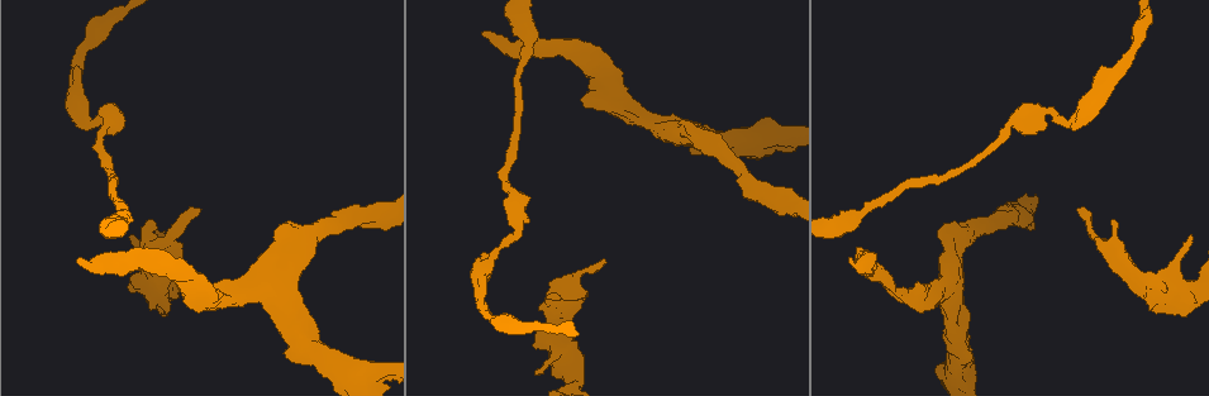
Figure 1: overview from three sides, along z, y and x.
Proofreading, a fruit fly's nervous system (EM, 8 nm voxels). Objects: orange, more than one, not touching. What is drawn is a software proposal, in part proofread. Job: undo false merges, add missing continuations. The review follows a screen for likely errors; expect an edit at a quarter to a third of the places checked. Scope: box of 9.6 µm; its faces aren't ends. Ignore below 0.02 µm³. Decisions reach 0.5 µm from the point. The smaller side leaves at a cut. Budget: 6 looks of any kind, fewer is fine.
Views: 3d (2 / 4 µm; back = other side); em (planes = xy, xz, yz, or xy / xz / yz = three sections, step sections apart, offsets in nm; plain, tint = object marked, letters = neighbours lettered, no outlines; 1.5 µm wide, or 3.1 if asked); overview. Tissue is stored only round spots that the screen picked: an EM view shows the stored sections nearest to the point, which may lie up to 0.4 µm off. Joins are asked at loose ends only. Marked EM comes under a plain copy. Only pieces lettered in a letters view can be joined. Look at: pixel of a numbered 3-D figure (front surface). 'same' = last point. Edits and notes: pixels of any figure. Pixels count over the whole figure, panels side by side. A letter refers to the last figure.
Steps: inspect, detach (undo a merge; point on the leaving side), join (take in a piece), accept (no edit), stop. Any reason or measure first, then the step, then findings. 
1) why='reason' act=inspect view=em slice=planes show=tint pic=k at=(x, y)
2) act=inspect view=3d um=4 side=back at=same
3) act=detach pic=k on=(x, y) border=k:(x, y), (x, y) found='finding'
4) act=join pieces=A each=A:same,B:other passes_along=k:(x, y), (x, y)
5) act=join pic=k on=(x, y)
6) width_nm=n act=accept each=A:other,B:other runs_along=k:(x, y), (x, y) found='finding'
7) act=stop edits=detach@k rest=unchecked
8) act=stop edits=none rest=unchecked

why='an open end' act=inspect view=3d um=4 pic=1 at=(197, 210)

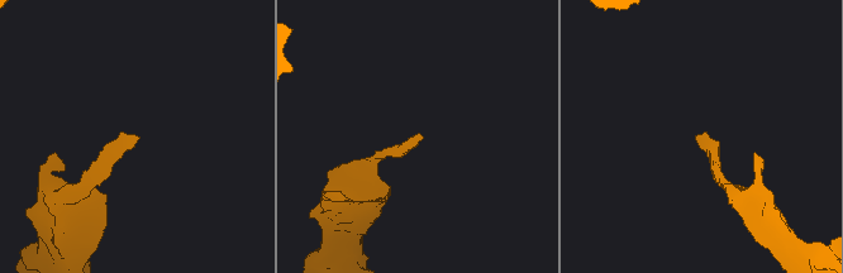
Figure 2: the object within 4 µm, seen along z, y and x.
why='shape alone is not enough' act=inspect view=em slice=planes show=letters pic=2 at=(417, 136)

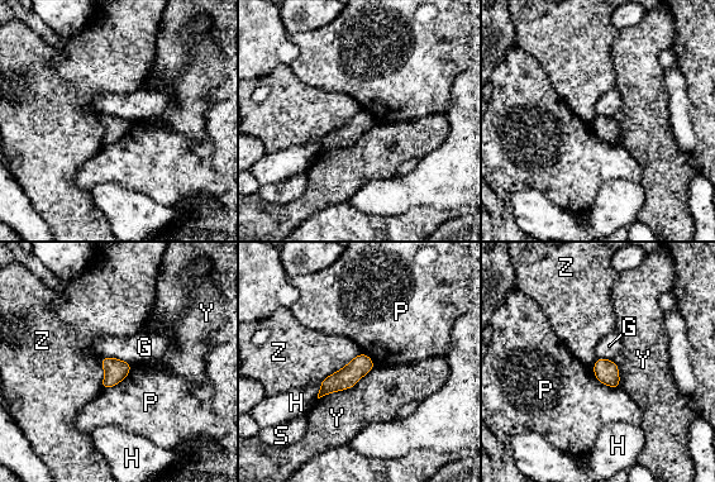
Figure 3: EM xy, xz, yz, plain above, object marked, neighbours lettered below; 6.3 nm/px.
act=accept each=G:other,H:other,P:other,S:other,Y:other,Z:other border=3:(132, 366), (115, 385), (101, 390) found='none of them fits'

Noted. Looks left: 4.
why='a narrow waist' act=inspect view=3d um=4 pic=1 at=(99, 124)

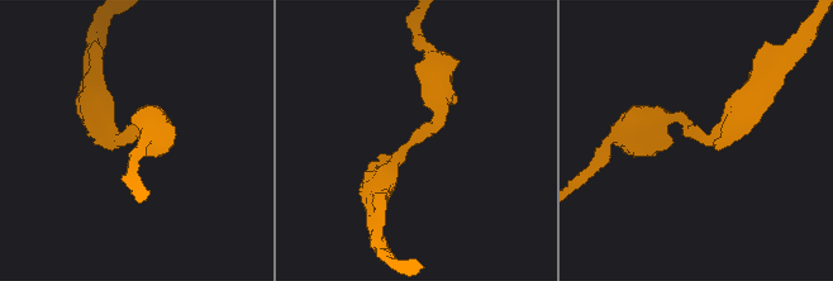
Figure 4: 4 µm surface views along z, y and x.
arm_widths_nm=200,420 why='need the tissue' act=inspect view=em slice=xz step=8 show=tint pic=4 at=(408, 142)

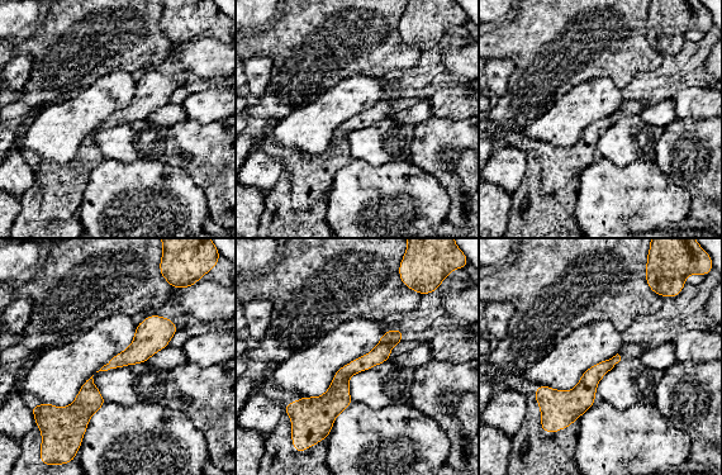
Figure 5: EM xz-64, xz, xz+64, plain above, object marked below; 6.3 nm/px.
why='another direction' act=inspect view=em slice=planes show=letters at=same

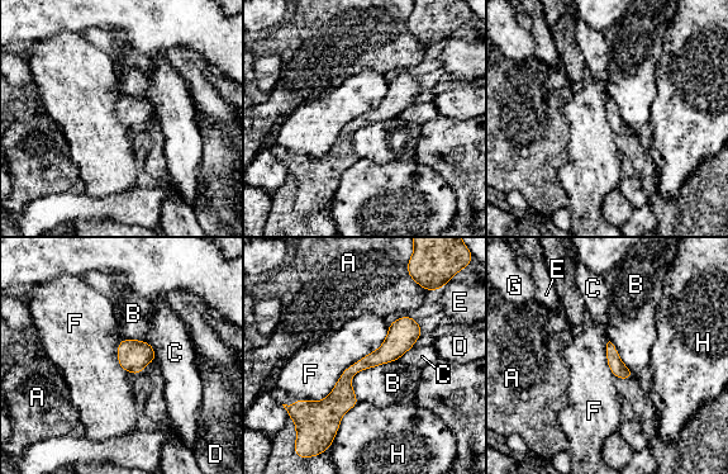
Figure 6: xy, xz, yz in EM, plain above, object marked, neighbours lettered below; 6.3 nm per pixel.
act=accept each=A:other,B:other,C:other,D:other,E:other,F:other,G:other,H:other runs_along=6:(410, 321), (346, 377), (326, 423) found='all the same neuron'

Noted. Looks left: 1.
act=stop edits=none rest=unchecked

